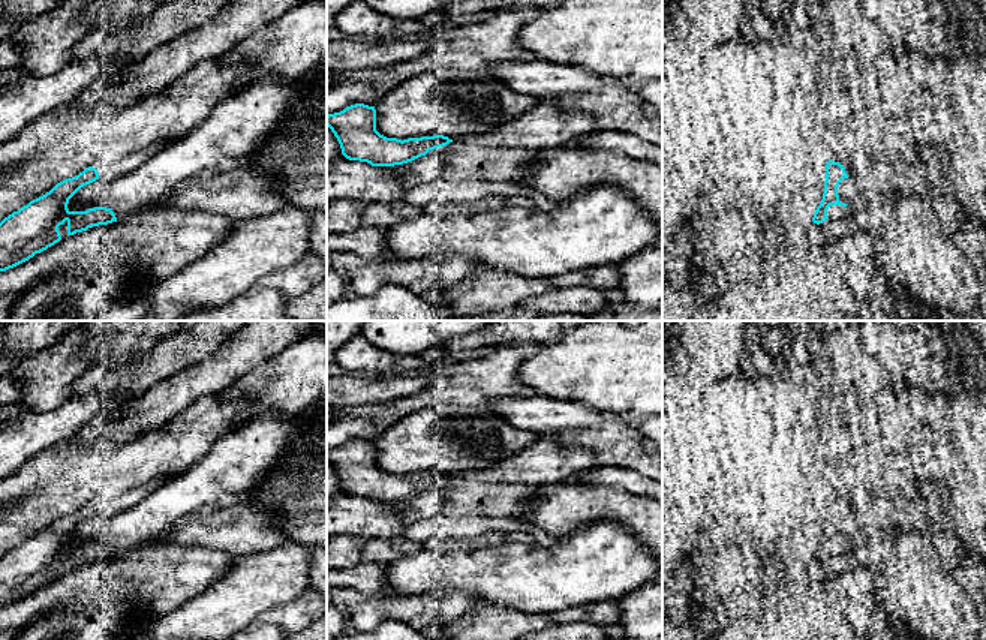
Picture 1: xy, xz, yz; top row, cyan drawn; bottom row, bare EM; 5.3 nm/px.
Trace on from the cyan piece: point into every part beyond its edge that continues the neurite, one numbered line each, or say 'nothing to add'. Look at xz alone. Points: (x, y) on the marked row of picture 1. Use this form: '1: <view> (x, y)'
nothing to add

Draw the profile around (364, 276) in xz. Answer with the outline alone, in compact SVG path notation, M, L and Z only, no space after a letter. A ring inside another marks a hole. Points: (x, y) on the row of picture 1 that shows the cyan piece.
M348 252L327 253L327 273L340 271L348 279L343 297L346 300L375 294L385 285L405 286L423 295L435 286L454 286L484 268L484 264L459 253L442 253L427 261L372 259Z

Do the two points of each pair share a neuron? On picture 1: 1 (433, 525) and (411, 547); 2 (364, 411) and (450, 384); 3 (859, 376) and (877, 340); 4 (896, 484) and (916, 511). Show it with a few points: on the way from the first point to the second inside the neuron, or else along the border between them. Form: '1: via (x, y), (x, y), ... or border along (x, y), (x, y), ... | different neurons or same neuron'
1: border along (400, 535), (423, 544) | different neurons
2: via (385, 411), (394, 411), (429, 397) | same neuron
3: border along (857, 336), (862, 346), (892, 376) | different neurons
4: via (902, 490), (910, 505) | same neuron

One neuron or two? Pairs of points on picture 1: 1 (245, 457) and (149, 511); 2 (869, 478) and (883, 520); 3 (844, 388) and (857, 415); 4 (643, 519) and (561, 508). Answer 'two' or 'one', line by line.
1: one
2: one
3: one
4: one

